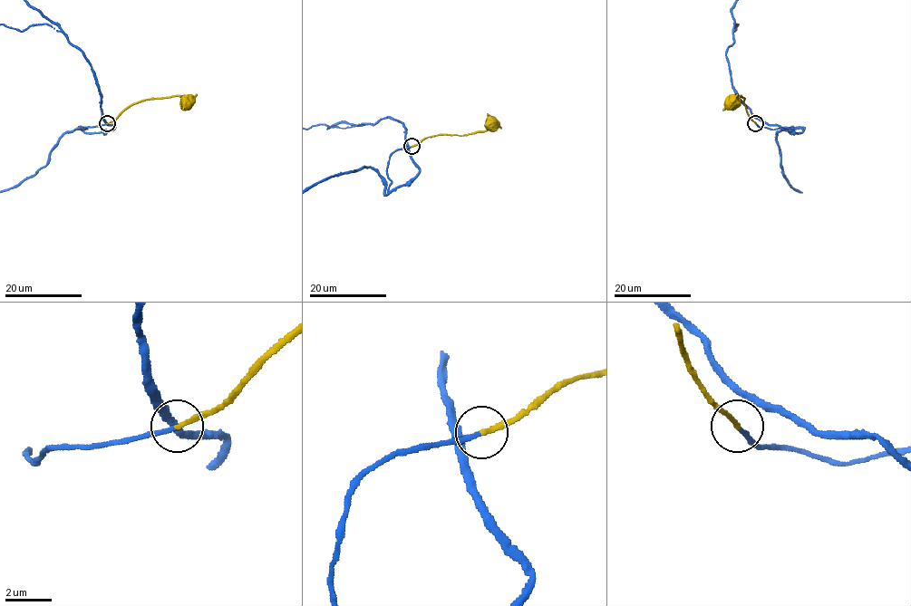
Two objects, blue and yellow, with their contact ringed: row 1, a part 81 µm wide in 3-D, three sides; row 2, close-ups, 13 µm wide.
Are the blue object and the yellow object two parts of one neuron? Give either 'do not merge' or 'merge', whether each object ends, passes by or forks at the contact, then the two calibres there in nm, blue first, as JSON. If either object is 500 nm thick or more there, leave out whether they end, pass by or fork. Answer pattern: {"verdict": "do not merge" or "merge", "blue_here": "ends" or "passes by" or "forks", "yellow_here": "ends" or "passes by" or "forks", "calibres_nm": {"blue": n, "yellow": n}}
{"verdict": "merge", "blue_here": "ends", "yellow_here": "ends", "calibres_nm": {"blue": 180, "yellow": 200}}

